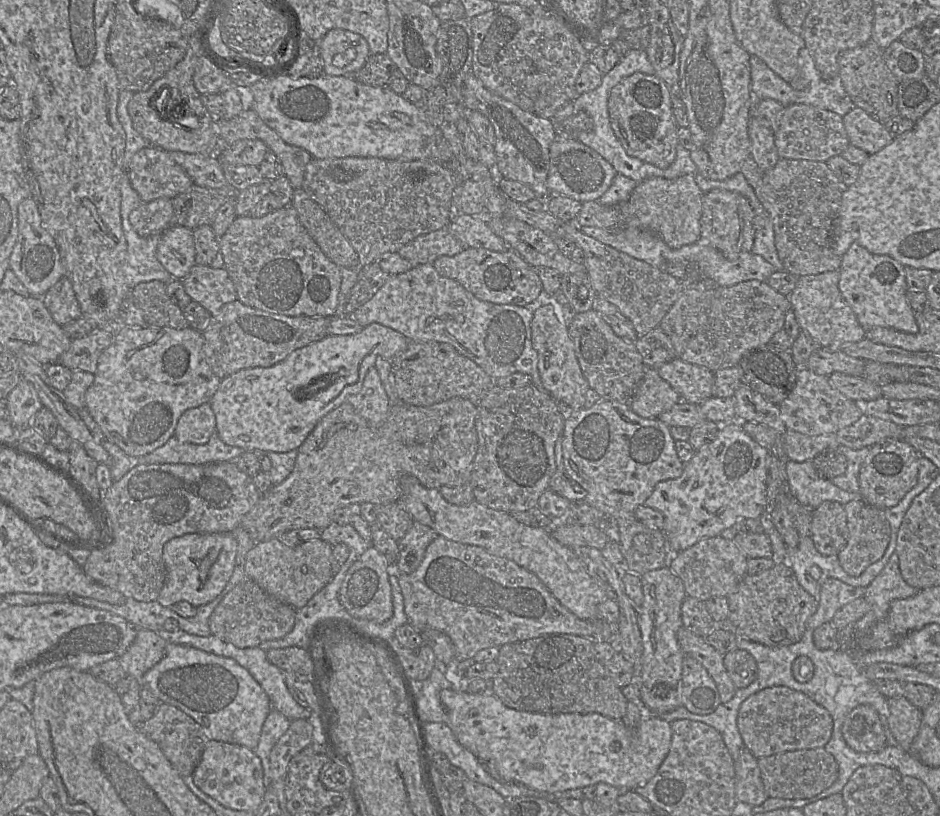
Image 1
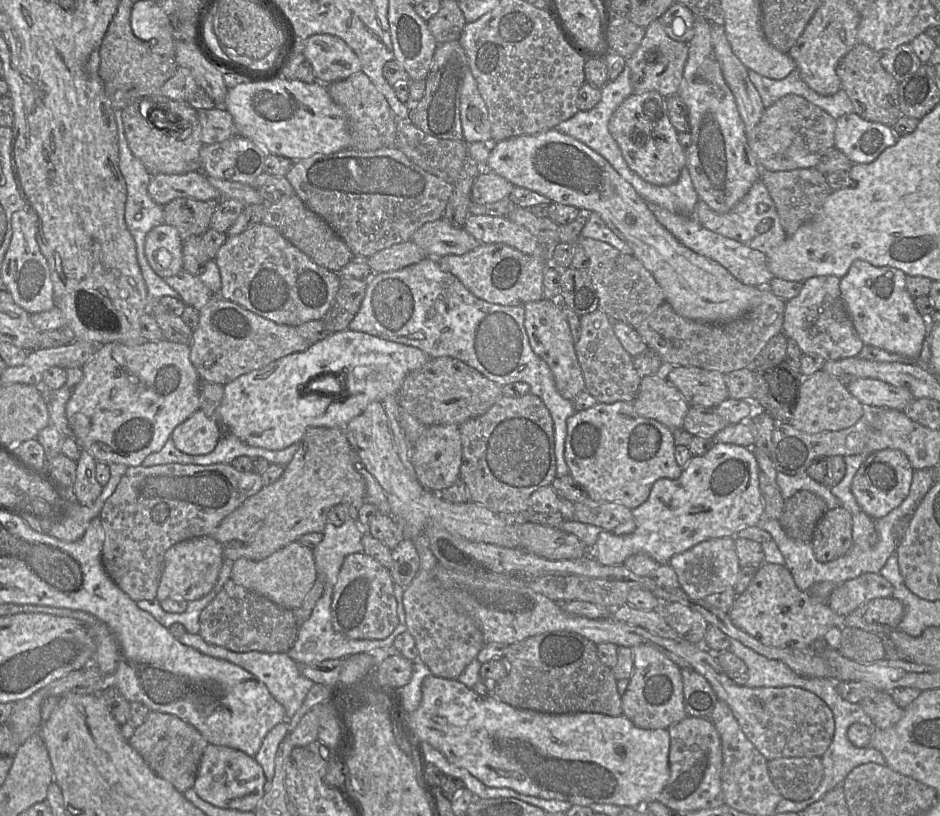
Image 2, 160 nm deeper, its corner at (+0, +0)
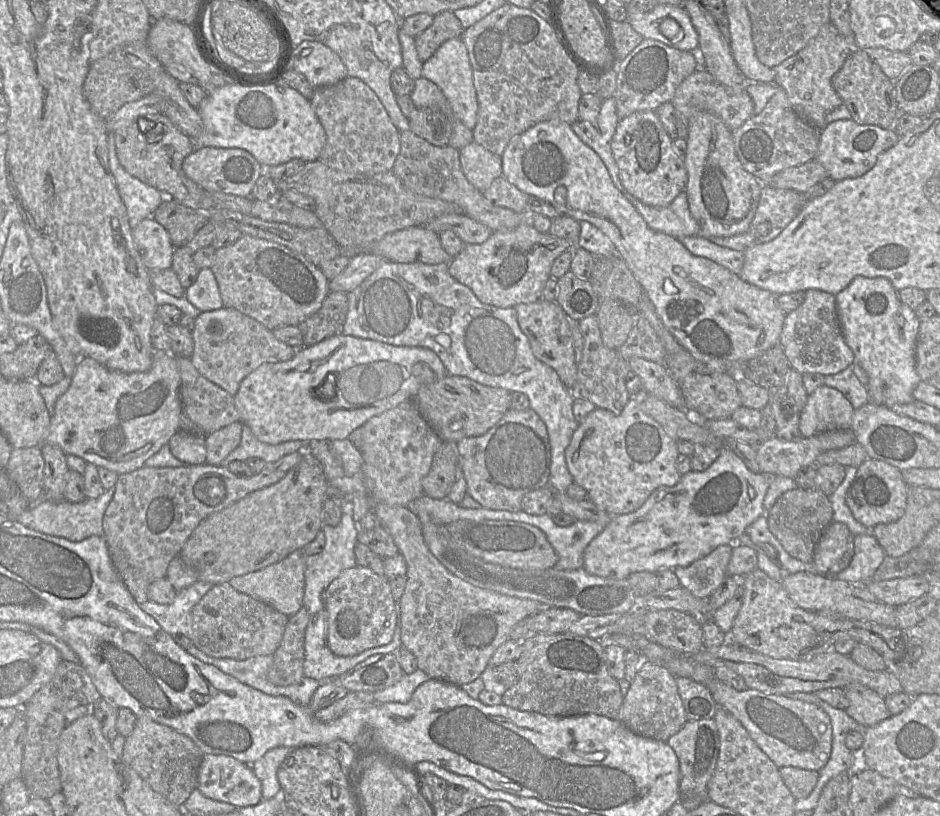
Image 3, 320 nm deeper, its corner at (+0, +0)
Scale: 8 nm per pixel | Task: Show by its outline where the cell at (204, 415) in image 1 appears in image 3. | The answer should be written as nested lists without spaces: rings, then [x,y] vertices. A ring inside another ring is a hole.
[[[184,431],[176,432],[168,441],[174,457],[187,465],[206,463],[205,438],[207,434],[194,435]]]

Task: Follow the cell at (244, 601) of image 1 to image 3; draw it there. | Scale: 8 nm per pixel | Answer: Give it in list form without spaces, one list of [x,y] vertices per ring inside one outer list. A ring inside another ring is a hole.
[[[228,582],[212,588],[192,608],[192,645],[213,658],[246,660],[273,655],[279,647],[289,616],[235,590]]]

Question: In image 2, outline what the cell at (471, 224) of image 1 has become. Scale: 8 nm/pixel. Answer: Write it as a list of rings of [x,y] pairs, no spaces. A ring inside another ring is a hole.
[[[444,218],[425,223],[415,231],[410,241],[423,250],[428,258],[463,255],[481,245],[464,228],[456,228]]]

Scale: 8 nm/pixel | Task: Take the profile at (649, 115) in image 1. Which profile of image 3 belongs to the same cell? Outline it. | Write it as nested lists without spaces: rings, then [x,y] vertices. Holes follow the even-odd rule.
[[[655,111],[635,112],[618,122],[611,142],[613,157],[619,170],[624,189],[645,205],[667,207],[684,190],[688,183],[688,174],[681,157],[675,151],[673,140],[669,137]]]

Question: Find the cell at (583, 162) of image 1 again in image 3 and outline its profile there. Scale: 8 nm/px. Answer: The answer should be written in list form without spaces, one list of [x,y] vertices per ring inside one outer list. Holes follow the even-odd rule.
[[[540,122],[532,126],[508,143],[501,159],[502,176],[519,190],[548,201],[561,215],[591,223],[613,242],[664,326],[708,372],[725,372],[733,365],[746,364],[779,344],[786,314],[779,308],[776,295],[742,280],[708,258],[691,254],[678,239],[650,229],[631,202],[615,187],[602,159],[581,141],[570,124]]]

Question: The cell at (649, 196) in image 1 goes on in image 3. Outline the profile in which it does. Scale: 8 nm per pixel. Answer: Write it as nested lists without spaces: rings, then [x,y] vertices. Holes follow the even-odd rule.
[[[527,221],[509,231],[493,231],[482,244],[464,244],[460,253],[449,262],[448,270],[454,279],[470,288],[483,304],[497,308],[514,308],[518,304],[542,299],[546,282],[551,277],[554,260],[568,250],[571,248],[566,240],[550,233],[541,233]]]

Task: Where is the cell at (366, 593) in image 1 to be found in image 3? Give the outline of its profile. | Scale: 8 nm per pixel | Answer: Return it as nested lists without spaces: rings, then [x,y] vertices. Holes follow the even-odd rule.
[[[356,565],[343,571],[328,585],[323,602],[327,612],[327,645],[336,656],[354,656],[392,640],[396,627],[396,601],[384,576]]]

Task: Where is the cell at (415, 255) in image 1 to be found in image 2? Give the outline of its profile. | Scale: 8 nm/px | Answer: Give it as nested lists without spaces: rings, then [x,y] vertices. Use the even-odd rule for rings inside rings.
[[[413,241],[394,244],[368,257],[373,274],[390,272],[416,264],[427,255]]]

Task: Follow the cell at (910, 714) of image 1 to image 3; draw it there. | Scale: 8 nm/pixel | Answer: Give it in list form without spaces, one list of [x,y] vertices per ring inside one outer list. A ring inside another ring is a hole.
[[[851,684],[843,689],[848,700],[845,711],[861,726],[873,726],[891,716],[885,698],[870,688]]]

